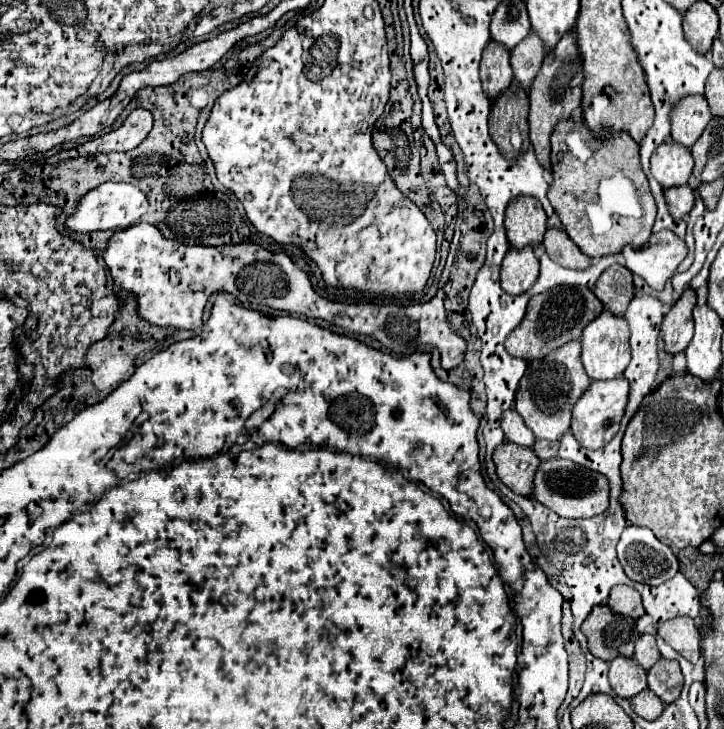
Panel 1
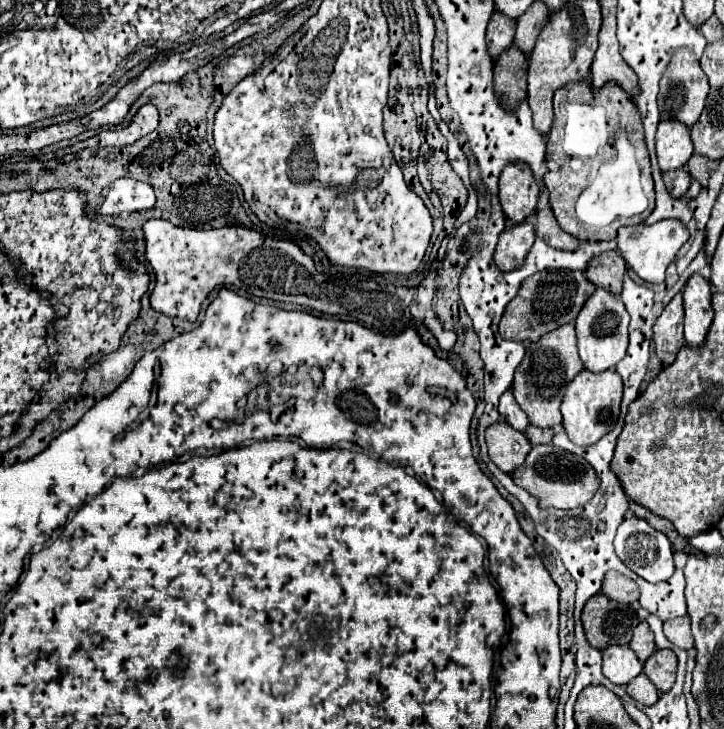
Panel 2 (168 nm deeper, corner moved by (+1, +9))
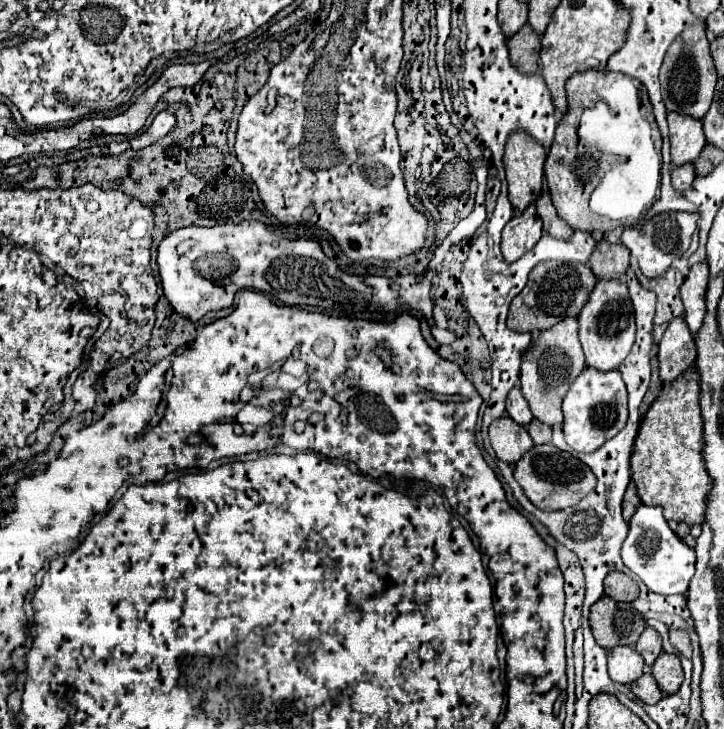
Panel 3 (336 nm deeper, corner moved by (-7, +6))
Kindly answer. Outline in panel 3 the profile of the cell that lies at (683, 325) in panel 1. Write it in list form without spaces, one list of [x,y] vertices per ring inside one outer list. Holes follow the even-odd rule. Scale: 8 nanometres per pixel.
[[[673,319],[659,343],[659,379],[667,385],[695,363],[695,341],[685,319]]]

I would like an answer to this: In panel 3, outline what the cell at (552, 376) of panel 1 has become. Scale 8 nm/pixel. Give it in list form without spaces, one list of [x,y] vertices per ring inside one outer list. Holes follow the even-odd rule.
[[[567,317],[559,321],[555,327],[549,327],[539,333],[537,341],[531,343],[531,347],[523,355],[521,363],[521,373],[519,373],[519,385],[521,391],[529,403],[529,409],[533,417],[547,425],[561,425],[563,423],[563,413],[561,413],[561,401],[563,395],[567,393],[569,383],[575,381],[579,371],[585,367],[585,355],[579,343],[577,335],[577,319]]]

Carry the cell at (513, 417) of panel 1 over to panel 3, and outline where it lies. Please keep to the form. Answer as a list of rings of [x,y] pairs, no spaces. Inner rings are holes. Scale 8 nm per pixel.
[[[513,387],[507,395],[507,415],[513,421],[517,421],[519,425],[527,425],[533,419],[531,411],[529,411],[529,405],[527,405],[519,387]]]

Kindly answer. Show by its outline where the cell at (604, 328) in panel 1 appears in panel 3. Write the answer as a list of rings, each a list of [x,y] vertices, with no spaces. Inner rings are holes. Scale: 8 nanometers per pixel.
[[[599,279],[577,319],[579,319],[579,339],[585,351],[587,365],[599,371],[617,369],[629,355],[635,341],[635,319],[627,285],[619,279]]]

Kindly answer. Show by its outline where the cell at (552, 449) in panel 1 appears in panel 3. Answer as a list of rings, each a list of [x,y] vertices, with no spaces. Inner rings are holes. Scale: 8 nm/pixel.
[[[533,419],[529,425],[527,425],[527,431],[533,439],[535,445],[541,445],[541,443],[549,443],[551,441],[551,427],[541,423],[539,419]]]

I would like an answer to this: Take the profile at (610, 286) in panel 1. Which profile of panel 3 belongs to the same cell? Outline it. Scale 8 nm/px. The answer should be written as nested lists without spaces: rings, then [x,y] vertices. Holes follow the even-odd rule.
[[[599,239],[595,251],[591,253],[589,267],[597,277],[625,279],[625,269],[629,267],[629,251],[621,243],[613,245],[605,239]]]

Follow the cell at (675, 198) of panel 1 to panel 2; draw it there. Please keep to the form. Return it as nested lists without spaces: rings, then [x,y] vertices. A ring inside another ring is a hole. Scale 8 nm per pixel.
[[[683,168],[675,170],[675,172],[665,172],[663,180],[665,180],[665,186],[673,198],[683,198],[685,192],[689,190],[689,184],[691,184],[691,176]]]

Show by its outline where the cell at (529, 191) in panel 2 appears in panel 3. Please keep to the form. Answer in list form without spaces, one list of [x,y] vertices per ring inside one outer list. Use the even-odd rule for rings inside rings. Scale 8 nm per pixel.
[[[515,131],[507,139],[503,165],[509,183],[509,201],[517,211],[537,201],[545,157],[543,145],[525,131]]]

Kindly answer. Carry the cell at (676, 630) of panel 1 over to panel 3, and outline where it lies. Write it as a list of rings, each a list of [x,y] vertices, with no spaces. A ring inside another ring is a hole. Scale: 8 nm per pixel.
[[[671,631],[671,645],[683,655],[683,657],[691,657],[691,639],[687,631]]]

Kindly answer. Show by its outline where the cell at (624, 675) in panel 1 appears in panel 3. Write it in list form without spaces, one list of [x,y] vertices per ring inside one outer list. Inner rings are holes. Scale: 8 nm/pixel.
[[[619,645],[607,651],[607,663],[609,663],[609,677],[623,685],[629,685],[635,679],[639,679],[645,667],[645,661],[635,651],[635,647],[627,647],[627,645]]]

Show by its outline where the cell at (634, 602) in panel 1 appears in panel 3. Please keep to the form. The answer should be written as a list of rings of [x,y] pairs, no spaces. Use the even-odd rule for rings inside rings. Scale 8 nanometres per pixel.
[[[609,573],[605,577],[605,595],[615,601],[635,601],[639,595],[639,587],[625,573]]]

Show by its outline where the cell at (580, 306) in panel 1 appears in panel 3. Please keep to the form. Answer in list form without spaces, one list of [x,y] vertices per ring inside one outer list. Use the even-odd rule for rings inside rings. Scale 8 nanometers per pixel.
[[[573,261],[539,263],[537,267],[533,267],[523,291],[511,301],[507,327],[511,327],[513,331],[535,331],[535,329],[543,331],[567,317],[577,317],[595,283],[597,277],[585,263],[573,263]]]

